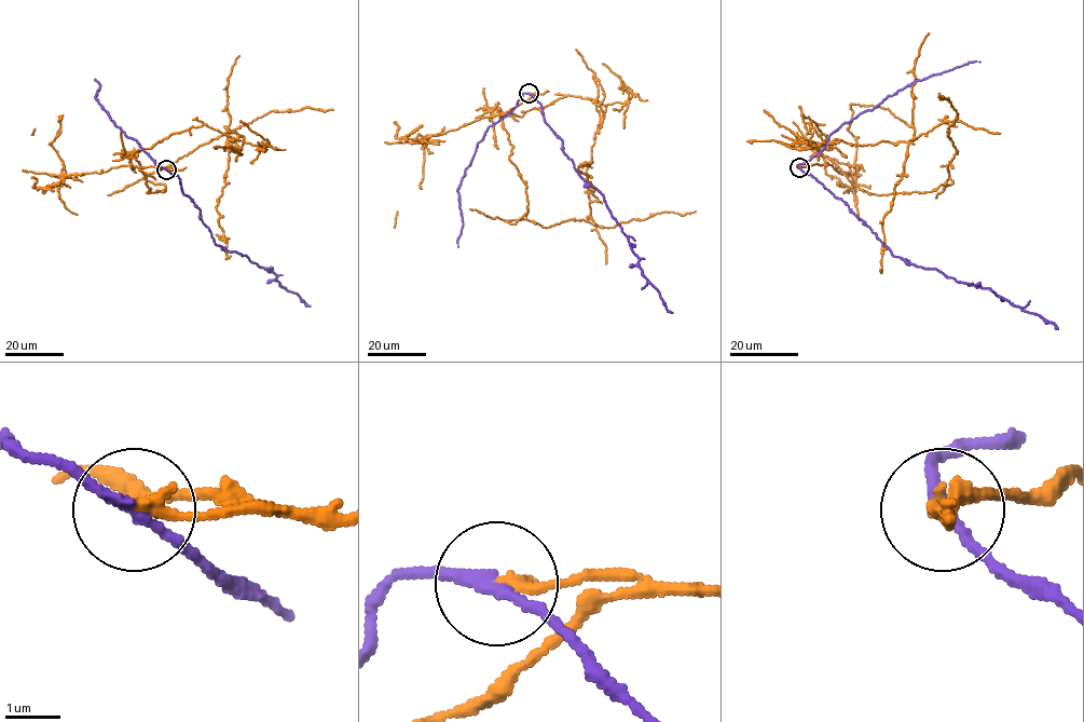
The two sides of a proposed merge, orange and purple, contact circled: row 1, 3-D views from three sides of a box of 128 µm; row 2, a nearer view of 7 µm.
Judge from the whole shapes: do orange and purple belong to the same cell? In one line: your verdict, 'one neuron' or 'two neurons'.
two neurons

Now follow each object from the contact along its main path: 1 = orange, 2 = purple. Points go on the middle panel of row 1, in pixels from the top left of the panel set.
1: (529, 94), (492, 111), (526, 188), (527, 212), (510, 223), (613, 228), (695, 210)
2: (529, 94), (542, 107), (544, 121), (563, 141), (574, 167), (602, 194), (639, 258), (643, 275), (672, 313)

